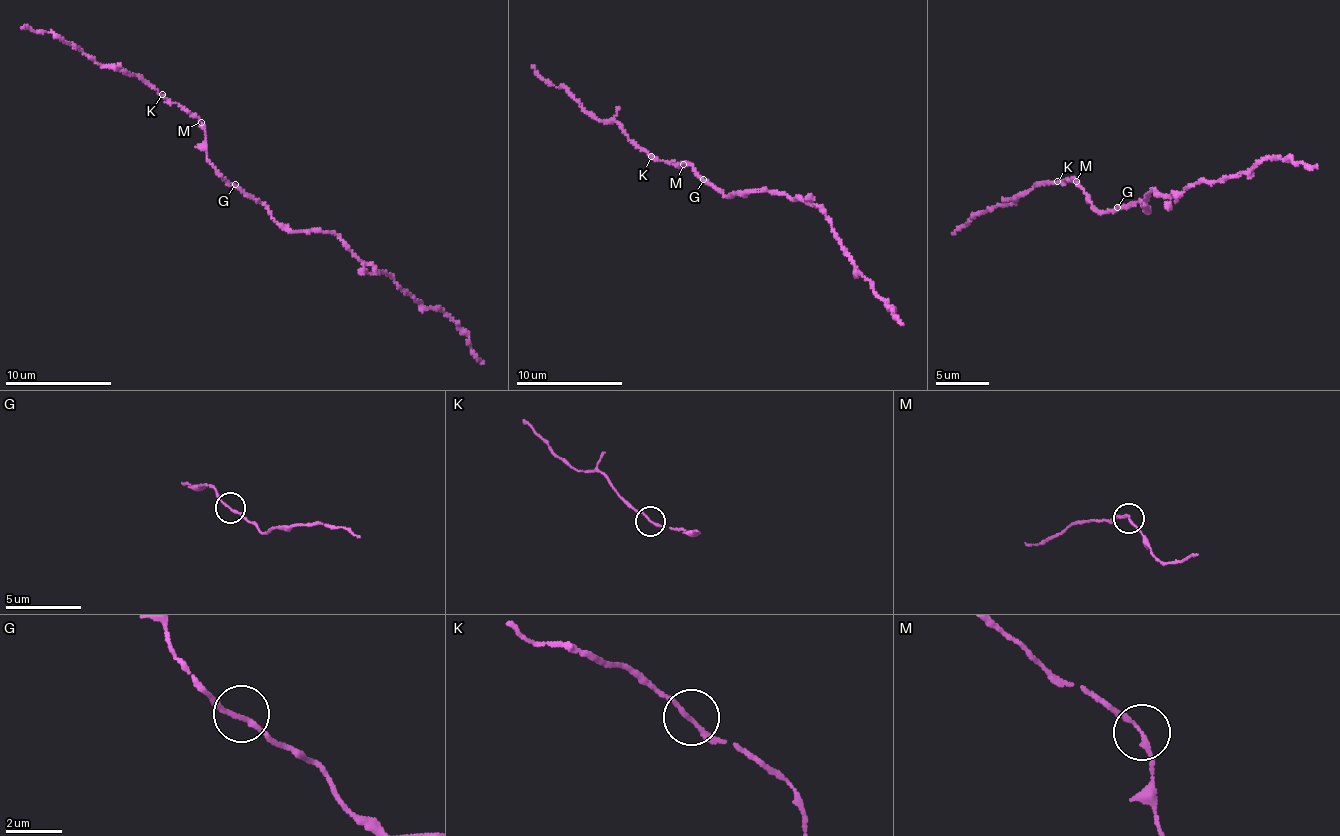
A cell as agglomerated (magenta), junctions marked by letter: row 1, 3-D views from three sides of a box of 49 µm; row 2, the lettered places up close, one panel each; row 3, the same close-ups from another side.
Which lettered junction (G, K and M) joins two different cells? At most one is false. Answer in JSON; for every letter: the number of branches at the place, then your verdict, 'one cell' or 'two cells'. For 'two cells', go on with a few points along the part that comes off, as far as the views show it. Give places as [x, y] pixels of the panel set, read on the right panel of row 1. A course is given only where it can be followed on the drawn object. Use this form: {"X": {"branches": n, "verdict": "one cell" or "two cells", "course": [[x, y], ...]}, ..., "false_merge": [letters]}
{"G": {"branches": 2, "verdict": "one cell"}, "K": {"branches": 2, "verdict": "one cell"}, "M": {"branches": 2, "verdict": "one cell"}, "false_merge": []}

